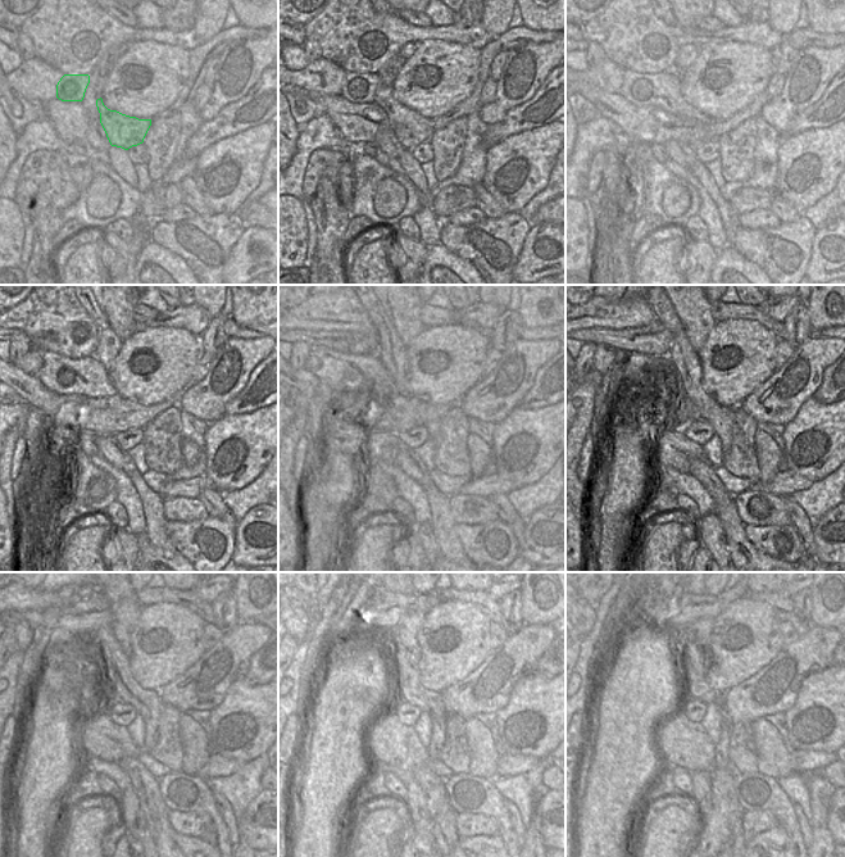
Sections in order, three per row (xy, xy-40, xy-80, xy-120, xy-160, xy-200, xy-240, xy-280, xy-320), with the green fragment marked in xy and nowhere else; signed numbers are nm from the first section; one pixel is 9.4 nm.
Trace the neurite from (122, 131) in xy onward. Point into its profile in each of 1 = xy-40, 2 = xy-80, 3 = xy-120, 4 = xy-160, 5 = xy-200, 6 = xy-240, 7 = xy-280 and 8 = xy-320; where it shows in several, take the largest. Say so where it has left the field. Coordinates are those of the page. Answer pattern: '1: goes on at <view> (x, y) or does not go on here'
1: goes on at xy-40 (410, 128)
2: goes on at xy-80 (662, 90)
3: goes on at xy-120 (87, 376)
4: goes on at xy-160 (346, 372)
5: goes on at xy-200 (632, 372)
6: goes on at xy-240 (59, 654)
7: goes on at xy-280 (304, 621)
8: goes on at xy-320 (591, 612)

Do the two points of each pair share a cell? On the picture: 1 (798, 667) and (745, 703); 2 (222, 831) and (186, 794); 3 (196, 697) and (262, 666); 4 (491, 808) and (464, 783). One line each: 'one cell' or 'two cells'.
1: one cell
2: one cell
3: two cells
4: one cell

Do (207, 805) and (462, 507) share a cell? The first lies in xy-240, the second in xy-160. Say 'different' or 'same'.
same

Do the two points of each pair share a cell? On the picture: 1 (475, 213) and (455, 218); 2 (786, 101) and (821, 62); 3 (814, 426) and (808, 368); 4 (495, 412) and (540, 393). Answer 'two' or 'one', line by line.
1: one
2: one
3: two
4: two

